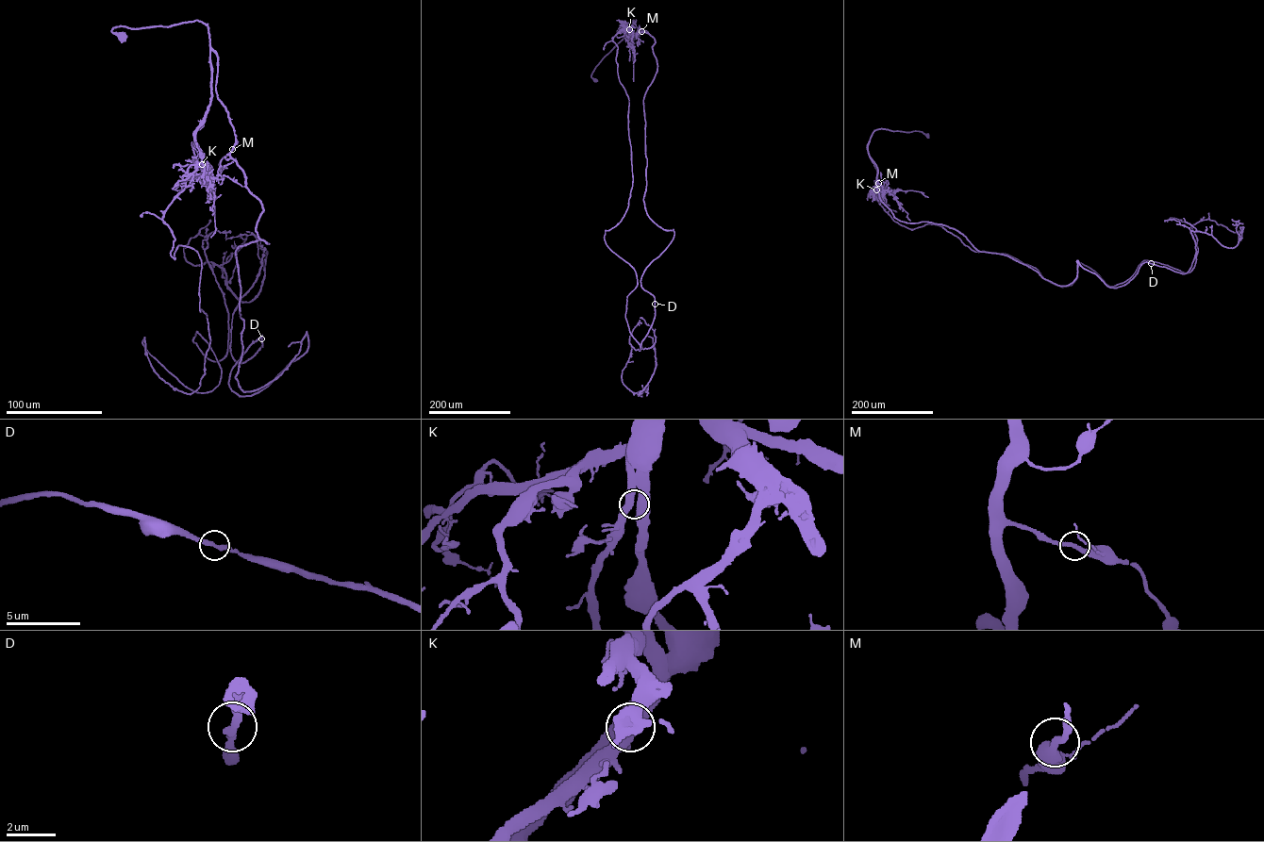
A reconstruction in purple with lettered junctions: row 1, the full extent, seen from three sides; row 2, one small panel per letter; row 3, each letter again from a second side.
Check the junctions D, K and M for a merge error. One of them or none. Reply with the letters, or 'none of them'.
none of them

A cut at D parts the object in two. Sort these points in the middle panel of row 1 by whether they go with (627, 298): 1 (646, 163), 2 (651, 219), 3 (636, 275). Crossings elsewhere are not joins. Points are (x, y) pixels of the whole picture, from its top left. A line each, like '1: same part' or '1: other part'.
1: other part
2: other part
3: same part

